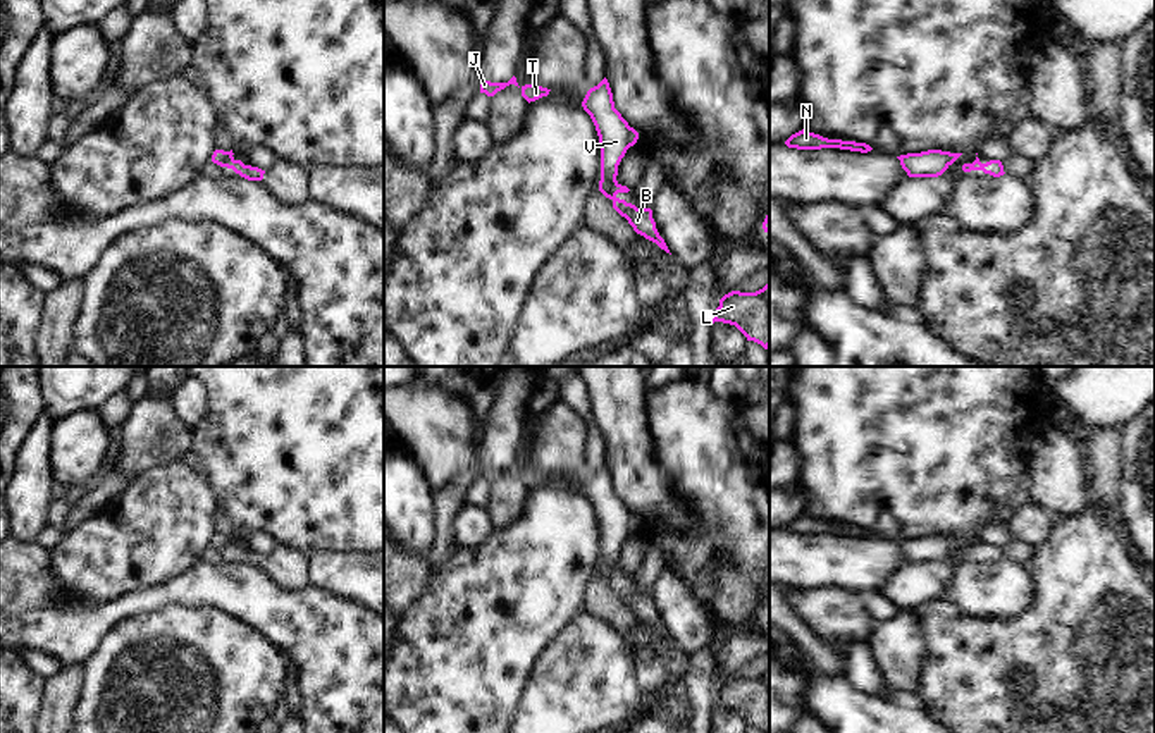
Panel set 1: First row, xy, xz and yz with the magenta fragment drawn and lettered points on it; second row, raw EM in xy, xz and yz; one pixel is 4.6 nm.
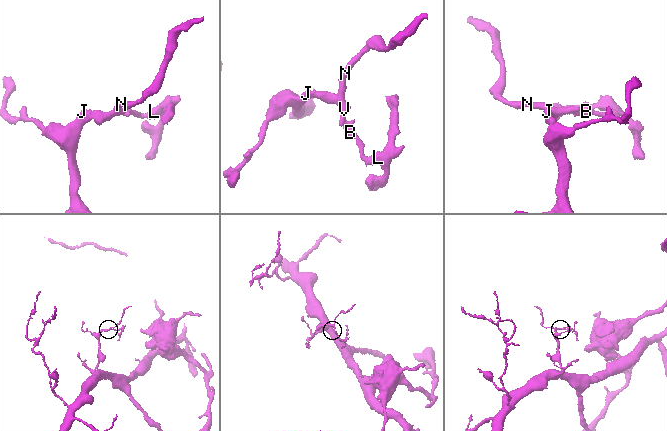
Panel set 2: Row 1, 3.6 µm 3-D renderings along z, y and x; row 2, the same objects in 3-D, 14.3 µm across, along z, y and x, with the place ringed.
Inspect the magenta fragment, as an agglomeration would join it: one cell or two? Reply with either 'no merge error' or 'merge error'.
merge error

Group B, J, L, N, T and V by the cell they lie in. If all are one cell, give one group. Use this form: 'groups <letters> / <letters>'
groups B L / J N T V

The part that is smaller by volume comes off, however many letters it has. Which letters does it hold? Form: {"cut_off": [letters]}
{"cut_off": ["B", "L"]}

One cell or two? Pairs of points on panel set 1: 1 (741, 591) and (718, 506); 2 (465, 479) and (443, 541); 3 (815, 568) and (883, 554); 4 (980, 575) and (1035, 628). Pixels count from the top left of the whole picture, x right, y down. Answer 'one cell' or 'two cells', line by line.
1: one cell
2: one cell
3: one cell
4: two cells

